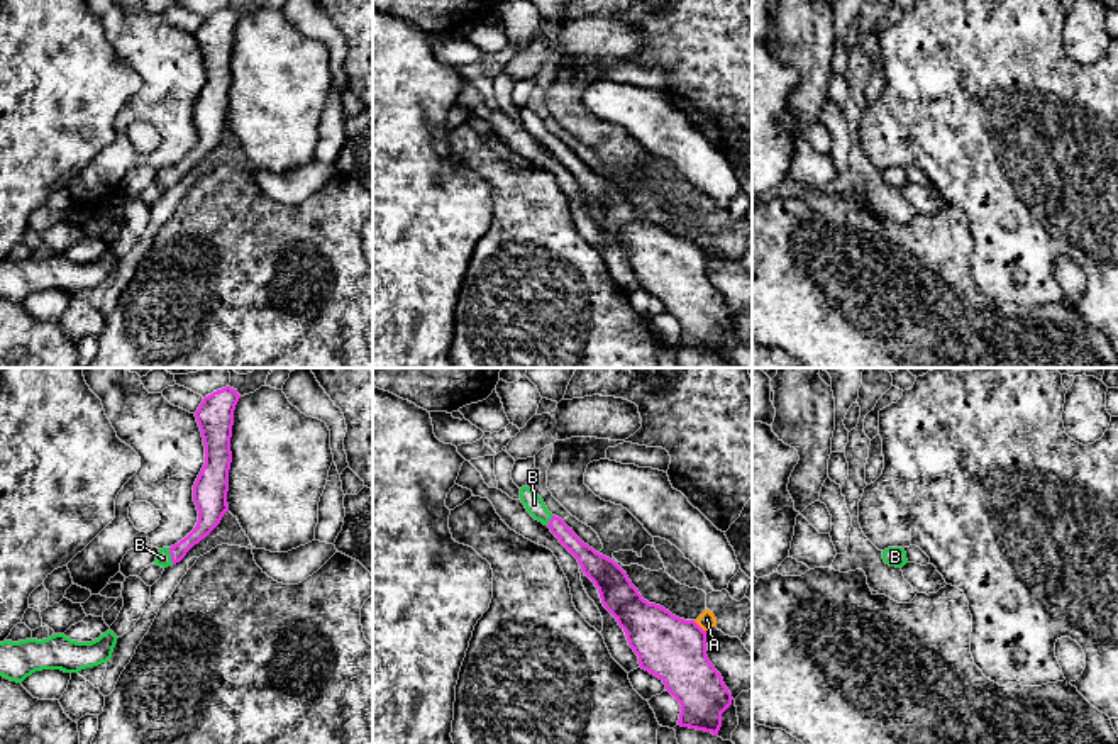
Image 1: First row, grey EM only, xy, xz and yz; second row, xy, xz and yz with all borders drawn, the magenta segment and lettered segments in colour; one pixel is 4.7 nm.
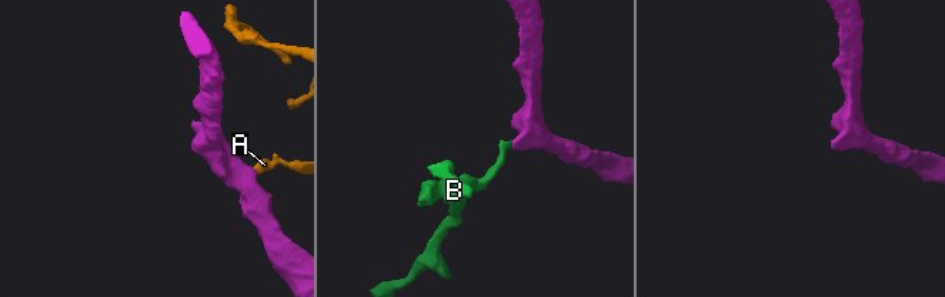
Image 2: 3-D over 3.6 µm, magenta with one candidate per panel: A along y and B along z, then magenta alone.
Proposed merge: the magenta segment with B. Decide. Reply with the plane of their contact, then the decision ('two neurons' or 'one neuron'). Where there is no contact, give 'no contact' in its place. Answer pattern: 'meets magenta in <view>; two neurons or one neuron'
meets magenta in xy; one neuron

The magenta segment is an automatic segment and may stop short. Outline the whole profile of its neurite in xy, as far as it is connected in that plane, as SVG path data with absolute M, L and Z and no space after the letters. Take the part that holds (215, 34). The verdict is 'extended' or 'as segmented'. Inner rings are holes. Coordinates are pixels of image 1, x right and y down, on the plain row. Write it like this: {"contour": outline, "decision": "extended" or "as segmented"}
{"contour": "M225 7L205 17L195 32L205 66L205 85L193 105L198 142L178 164L159 169L154 181L158 186L168 188L180 183L195 164L220 144L224 134L229 132L230 58L239 19L237 10Z", "decision": "extended"}

